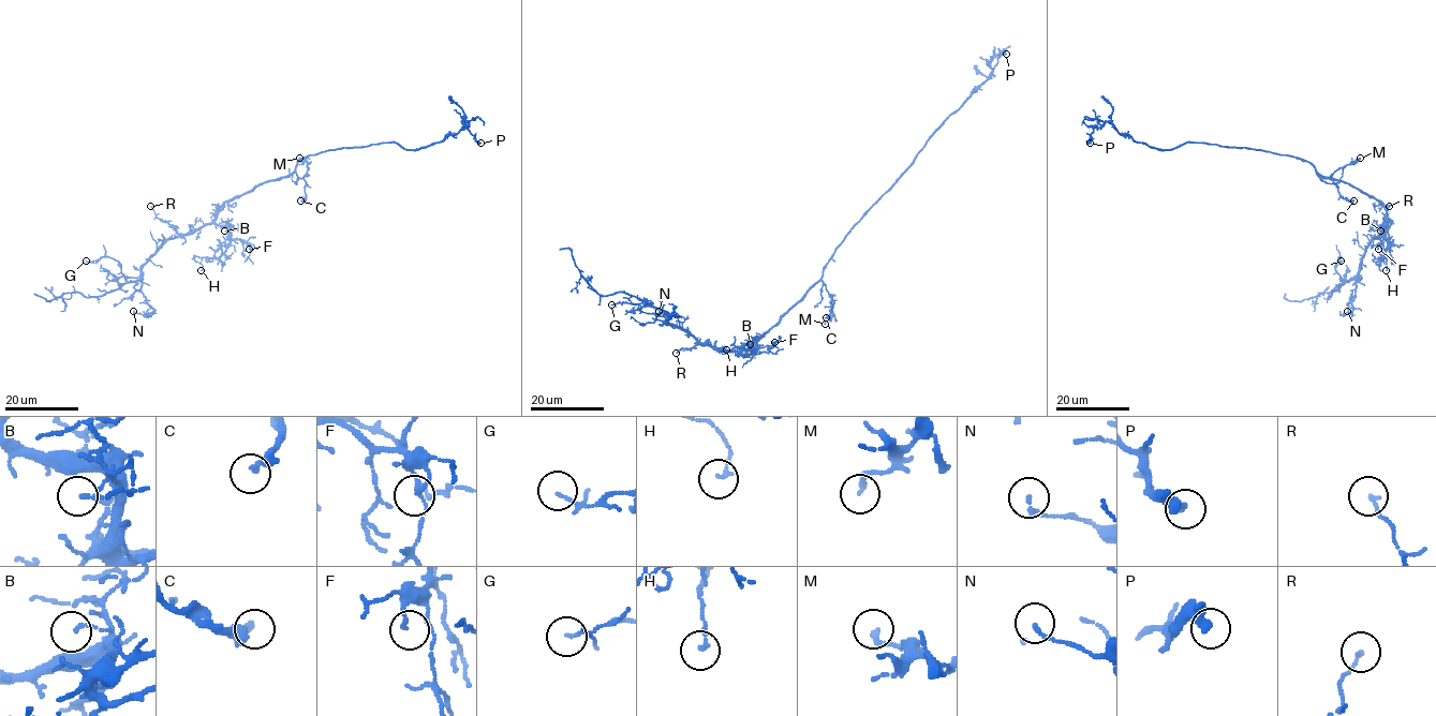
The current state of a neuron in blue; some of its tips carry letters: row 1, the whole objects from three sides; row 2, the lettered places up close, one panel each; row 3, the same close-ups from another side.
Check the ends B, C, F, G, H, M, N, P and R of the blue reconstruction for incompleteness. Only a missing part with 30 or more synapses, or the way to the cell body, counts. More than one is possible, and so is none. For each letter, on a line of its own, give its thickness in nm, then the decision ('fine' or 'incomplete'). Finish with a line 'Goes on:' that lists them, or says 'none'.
B: 110 nm thick; fine
C: 220 nm thick; fine
F: 130 nm thick; fine
G: 70 nm thick; fine
H: 140 nm thick; fine
M: 220 nm thick; fine
N: 140 nm thick; fine
P: 360 nm thick; fine
R: 150 nm thick; fine
Goes on: none

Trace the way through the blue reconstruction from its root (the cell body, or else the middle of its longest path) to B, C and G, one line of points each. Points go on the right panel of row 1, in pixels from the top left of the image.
B: (1336, 180), (1350, 183), (1383, 205), (1386, 224), (1380, 230)
C: (1336, 180), (1316, 174), (1321, 178), (1330, 177), (1340, 195), (1353, 200)
G: (1336, 180), (1378, 199), (1387, 220), (1349, 280), (1342, 281), (1336, 272), (1340, 255), (1341, 260)

